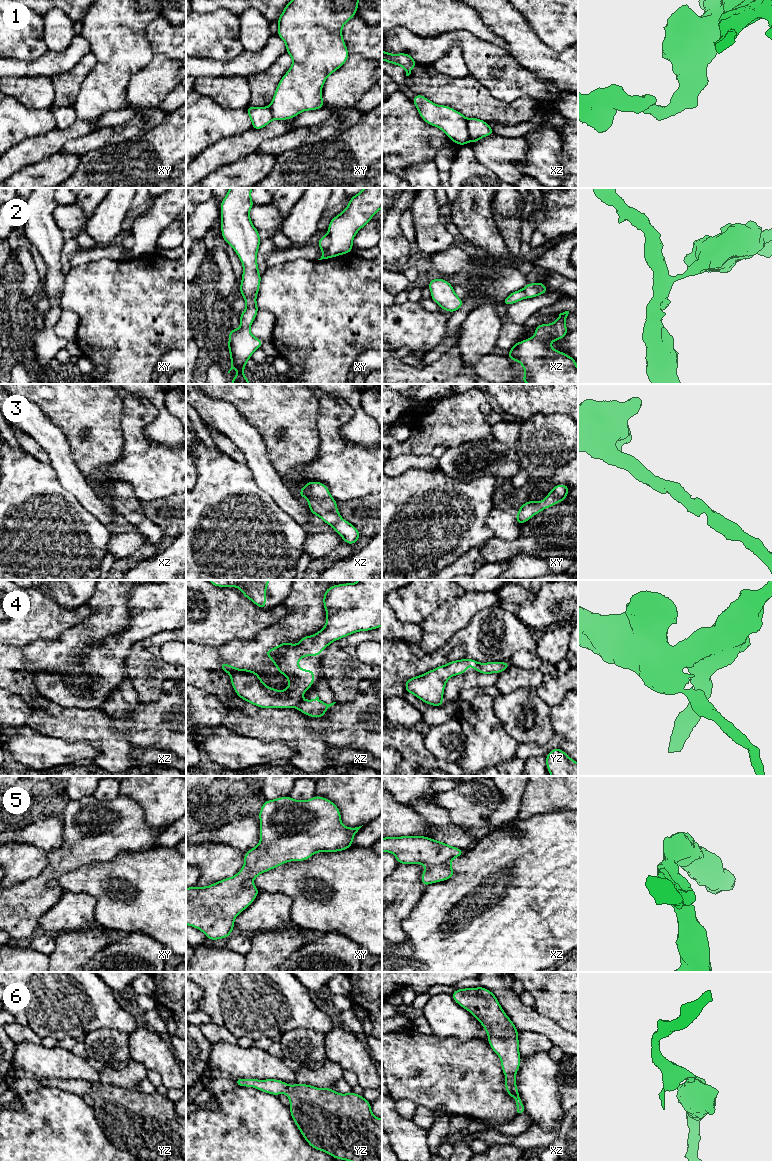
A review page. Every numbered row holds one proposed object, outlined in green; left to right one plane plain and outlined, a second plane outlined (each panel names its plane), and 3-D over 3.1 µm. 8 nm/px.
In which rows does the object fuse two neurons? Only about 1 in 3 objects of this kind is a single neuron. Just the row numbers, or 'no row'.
1, 2, 4

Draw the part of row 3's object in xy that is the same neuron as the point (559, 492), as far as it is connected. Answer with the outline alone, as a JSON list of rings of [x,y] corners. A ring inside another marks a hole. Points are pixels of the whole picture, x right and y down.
[[[558,484],[552,488],[552,490],[540,503],[537,501],[526,501],[518,509],[518,513],[515,516],[516,522],[523,525],[535,514],[541,513],[544,509],[550,508],[553,505],[566,500],[569,490],[569,486],[565,484]]]

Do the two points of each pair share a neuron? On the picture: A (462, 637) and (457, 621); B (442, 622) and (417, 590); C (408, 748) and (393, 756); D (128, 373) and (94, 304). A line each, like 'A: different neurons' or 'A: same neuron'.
A: different neurons
B: different neurons
C: different neurons
D: same neuron

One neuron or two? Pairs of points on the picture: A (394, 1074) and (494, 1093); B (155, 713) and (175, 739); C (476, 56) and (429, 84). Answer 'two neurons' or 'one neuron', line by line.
A: one neuron
B: one neuron
C: two neurons

